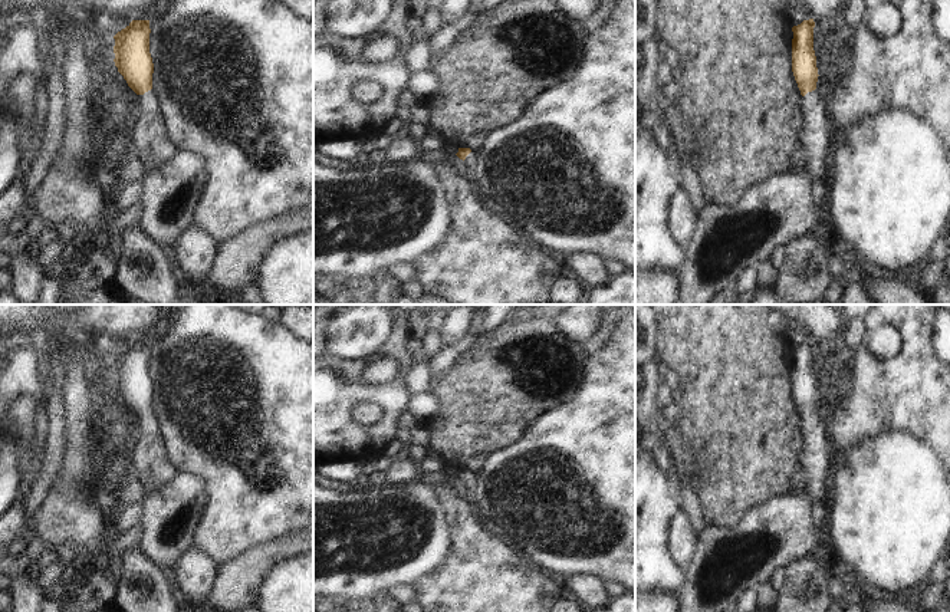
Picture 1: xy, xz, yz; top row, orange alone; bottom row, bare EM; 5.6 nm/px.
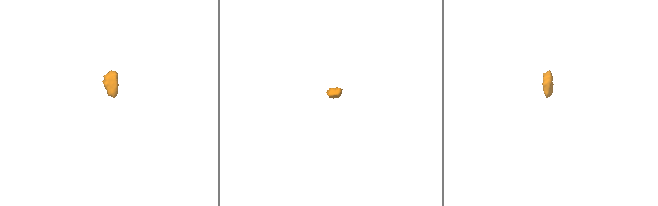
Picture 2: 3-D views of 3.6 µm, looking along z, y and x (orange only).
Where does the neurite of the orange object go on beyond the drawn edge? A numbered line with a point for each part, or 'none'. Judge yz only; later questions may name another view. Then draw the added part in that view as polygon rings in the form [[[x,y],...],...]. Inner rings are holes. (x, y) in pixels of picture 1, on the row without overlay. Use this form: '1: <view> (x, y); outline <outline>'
1: yz (817, 453); outline [[[815,411],[803,418],[803,447],[801,450],[801,470],[806,478],[806,490],[812,500],[826,493],[831,476],[834,447],[826,422]]]

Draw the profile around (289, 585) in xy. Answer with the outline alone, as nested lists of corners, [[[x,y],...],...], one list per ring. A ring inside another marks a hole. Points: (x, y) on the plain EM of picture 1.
[[[313,552],[273,566],[262,585],[256,606],[259,612],[313,612]]]

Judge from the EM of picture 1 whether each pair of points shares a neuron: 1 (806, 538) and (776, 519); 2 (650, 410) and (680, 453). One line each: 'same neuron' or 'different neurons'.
1: same neuron
2: same neuron

